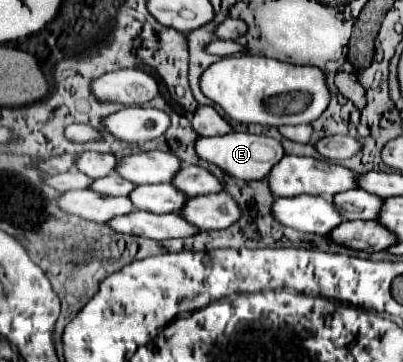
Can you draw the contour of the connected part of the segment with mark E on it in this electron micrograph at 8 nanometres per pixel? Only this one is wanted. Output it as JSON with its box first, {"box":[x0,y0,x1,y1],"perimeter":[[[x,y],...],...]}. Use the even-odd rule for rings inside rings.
{"box":[195,132,283,180],"perimeter":[[[229,132],[221,136],[199,136],[195,140],[195,152],[201,160],[211,162],[219,166],[223,172],[241,178],[241,180],[261,180],[265,174],[269,174],[271,166],[275,166],[283,158],[283,146],[281,142],[269,138],[269,136],[257,136],[257,134],[247,134],[247,132]]]}

